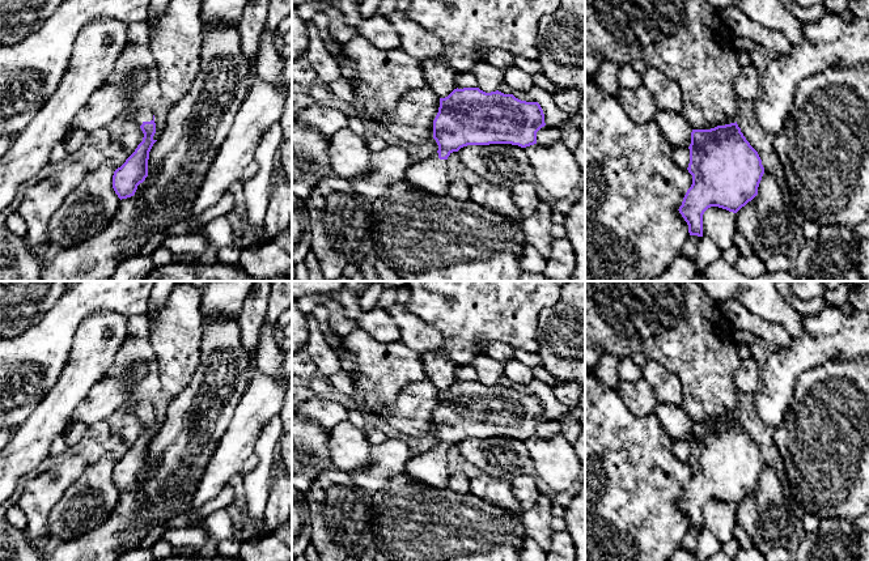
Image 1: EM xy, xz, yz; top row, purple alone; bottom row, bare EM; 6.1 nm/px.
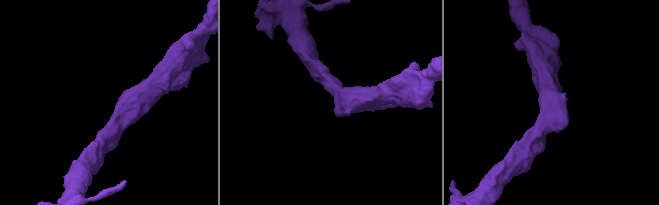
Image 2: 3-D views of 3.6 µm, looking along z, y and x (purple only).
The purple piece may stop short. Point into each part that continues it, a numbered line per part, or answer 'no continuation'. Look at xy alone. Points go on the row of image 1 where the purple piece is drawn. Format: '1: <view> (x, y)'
1: xy (138, 110)

